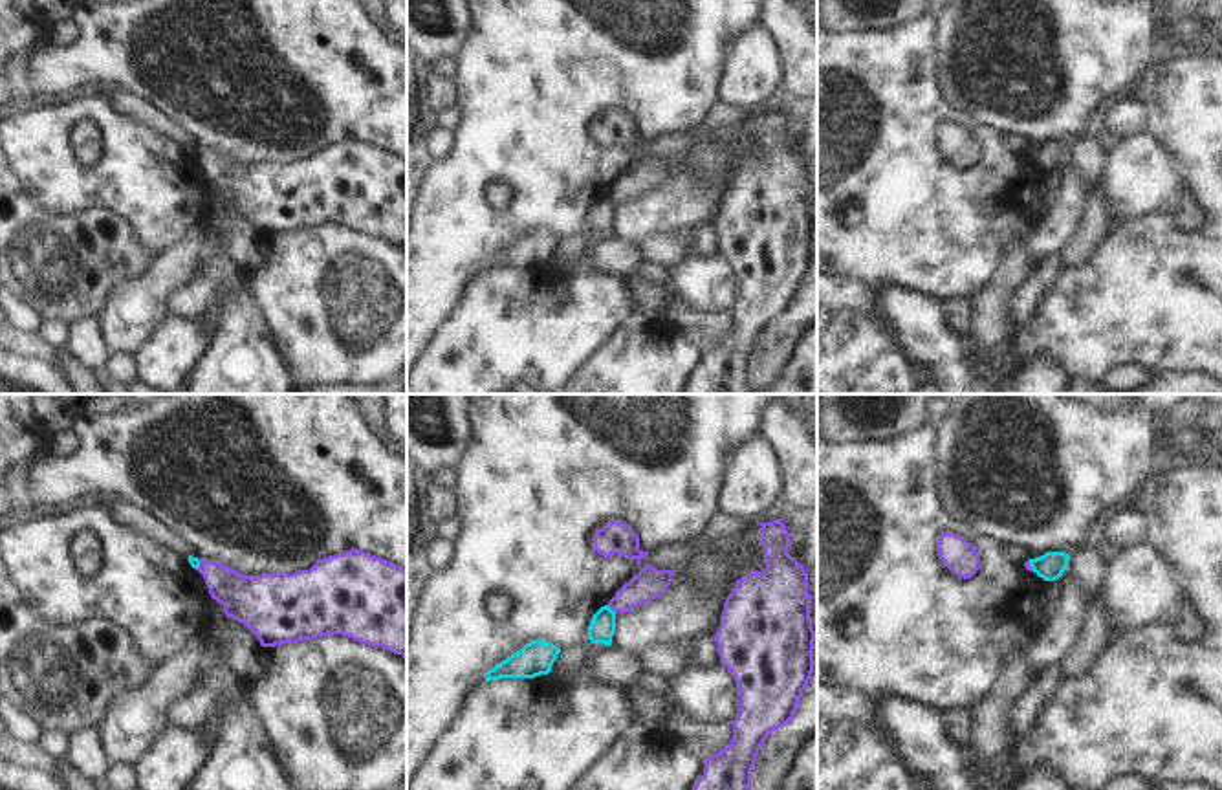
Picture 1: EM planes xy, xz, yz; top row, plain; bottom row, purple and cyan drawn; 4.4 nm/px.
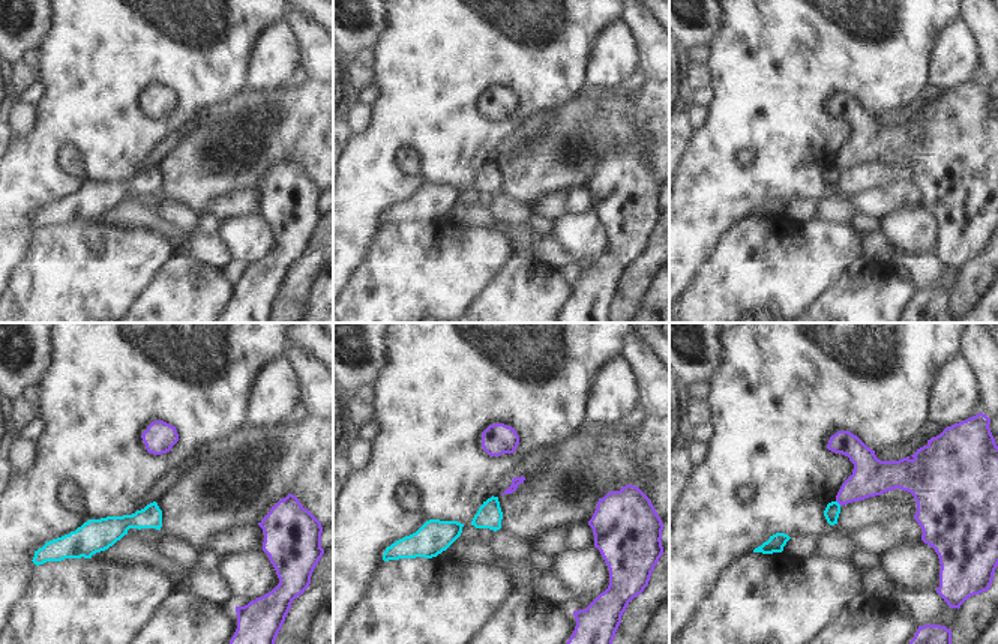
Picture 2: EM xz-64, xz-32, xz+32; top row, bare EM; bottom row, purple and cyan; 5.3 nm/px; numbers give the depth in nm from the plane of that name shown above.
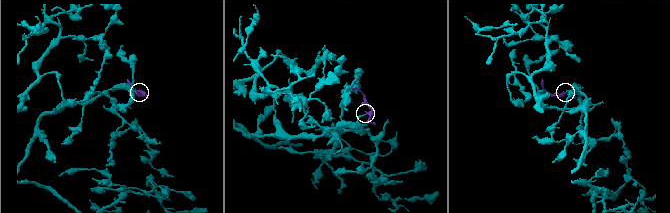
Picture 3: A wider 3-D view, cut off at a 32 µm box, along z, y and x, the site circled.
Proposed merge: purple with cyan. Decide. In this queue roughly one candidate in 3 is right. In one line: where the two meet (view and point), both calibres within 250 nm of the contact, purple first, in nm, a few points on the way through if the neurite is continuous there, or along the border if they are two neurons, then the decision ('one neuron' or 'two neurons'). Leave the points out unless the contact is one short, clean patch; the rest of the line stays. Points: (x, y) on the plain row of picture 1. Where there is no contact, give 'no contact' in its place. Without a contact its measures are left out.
xz (612, 198) | 140/120 nm | along xz (607, 195), (616, 202) | two neurons

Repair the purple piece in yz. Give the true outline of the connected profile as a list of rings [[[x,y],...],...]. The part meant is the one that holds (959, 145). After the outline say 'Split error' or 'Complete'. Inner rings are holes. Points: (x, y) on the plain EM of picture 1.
[[[944,121],[940,125],[936,141],[944,154],[958,167],[969,169],[980,156],[977,137],[953,121]]]. Complete.

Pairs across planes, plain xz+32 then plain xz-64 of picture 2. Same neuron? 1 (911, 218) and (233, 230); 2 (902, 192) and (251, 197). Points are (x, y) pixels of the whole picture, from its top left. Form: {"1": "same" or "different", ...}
{"1": "same", "2": "same"}

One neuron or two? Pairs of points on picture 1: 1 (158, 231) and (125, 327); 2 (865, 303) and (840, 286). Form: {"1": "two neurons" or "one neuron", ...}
{"1": "two neurons", "2": "one neuron"}

